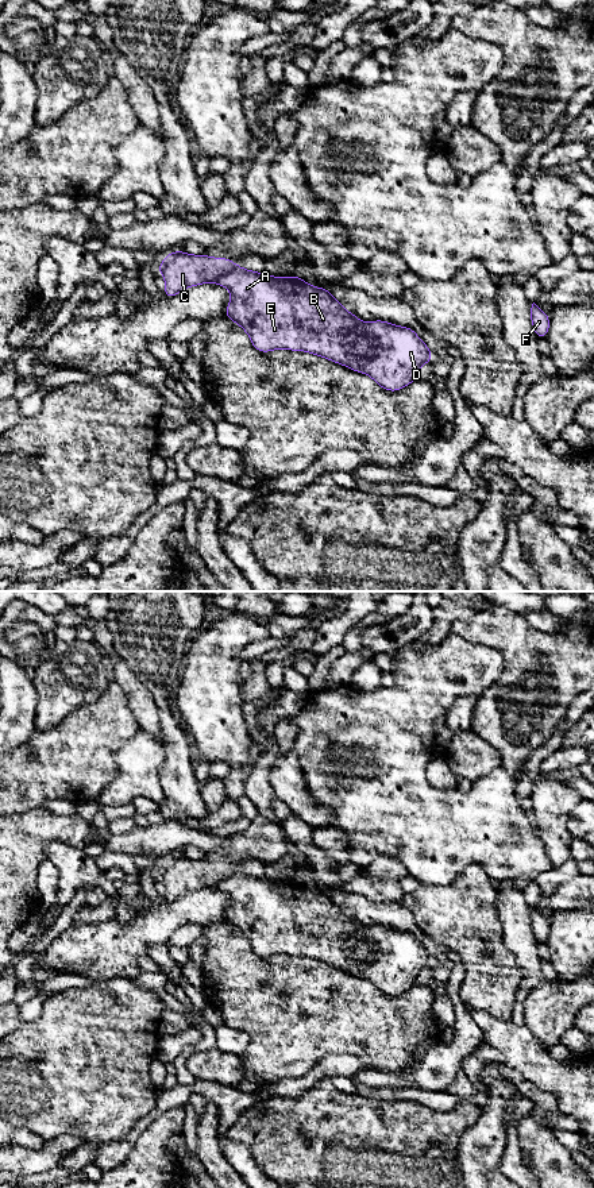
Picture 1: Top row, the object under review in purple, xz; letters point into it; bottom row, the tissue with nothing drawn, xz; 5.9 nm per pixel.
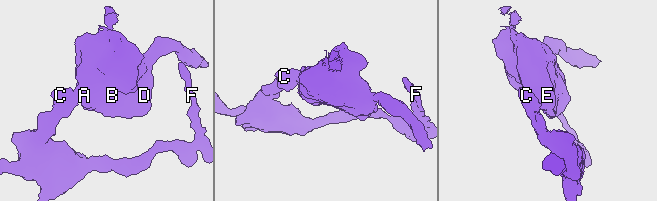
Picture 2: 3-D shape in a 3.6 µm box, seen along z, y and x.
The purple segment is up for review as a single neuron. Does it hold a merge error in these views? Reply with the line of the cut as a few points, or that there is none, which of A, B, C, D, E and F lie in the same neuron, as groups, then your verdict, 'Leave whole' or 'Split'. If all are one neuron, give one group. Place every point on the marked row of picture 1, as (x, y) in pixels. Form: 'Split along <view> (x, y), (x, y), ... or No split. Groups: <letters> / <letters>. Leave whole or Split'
Split along xz (236, 266), (216, 281). Groups: A B D E / C F. Split

